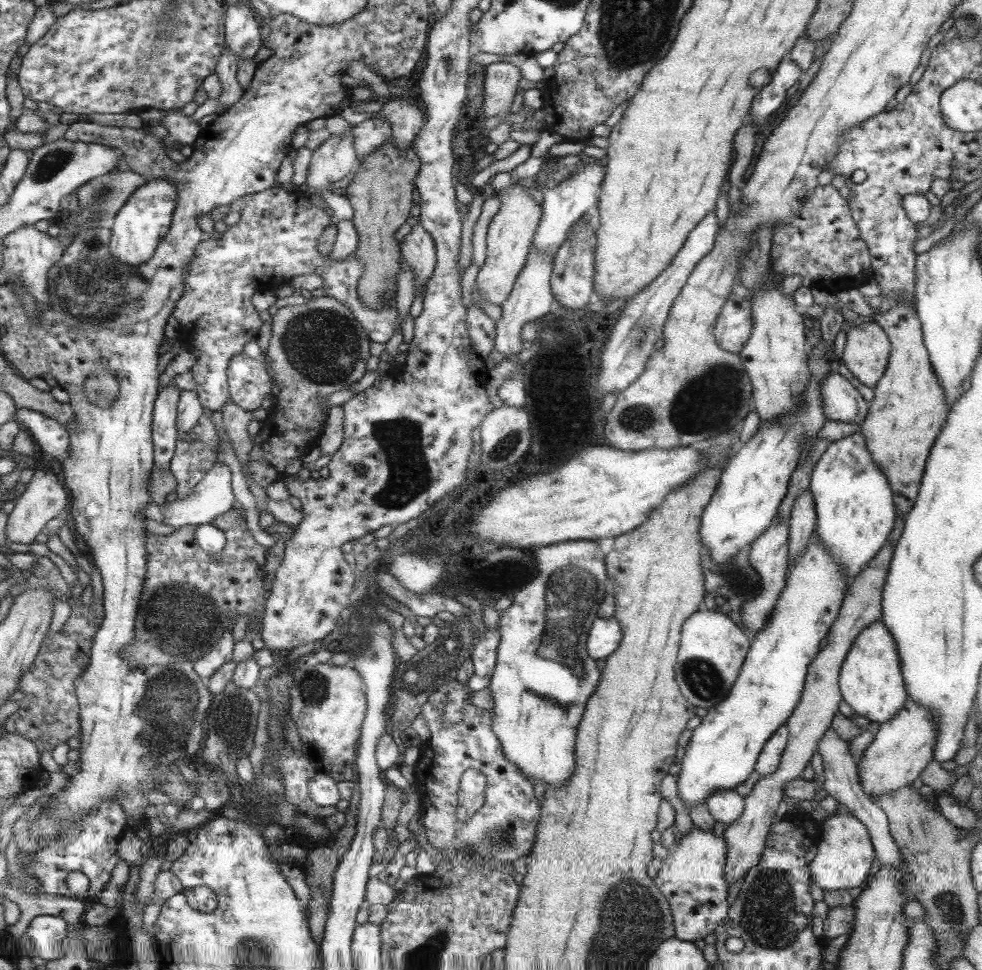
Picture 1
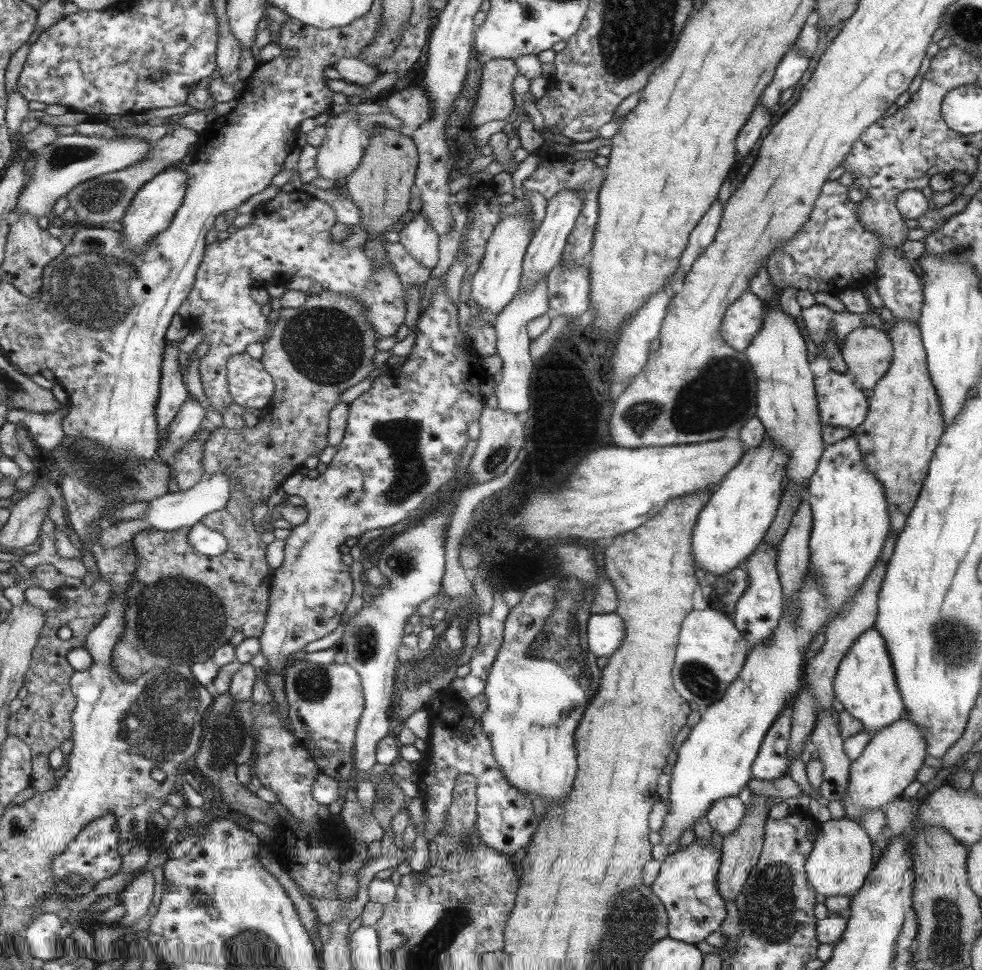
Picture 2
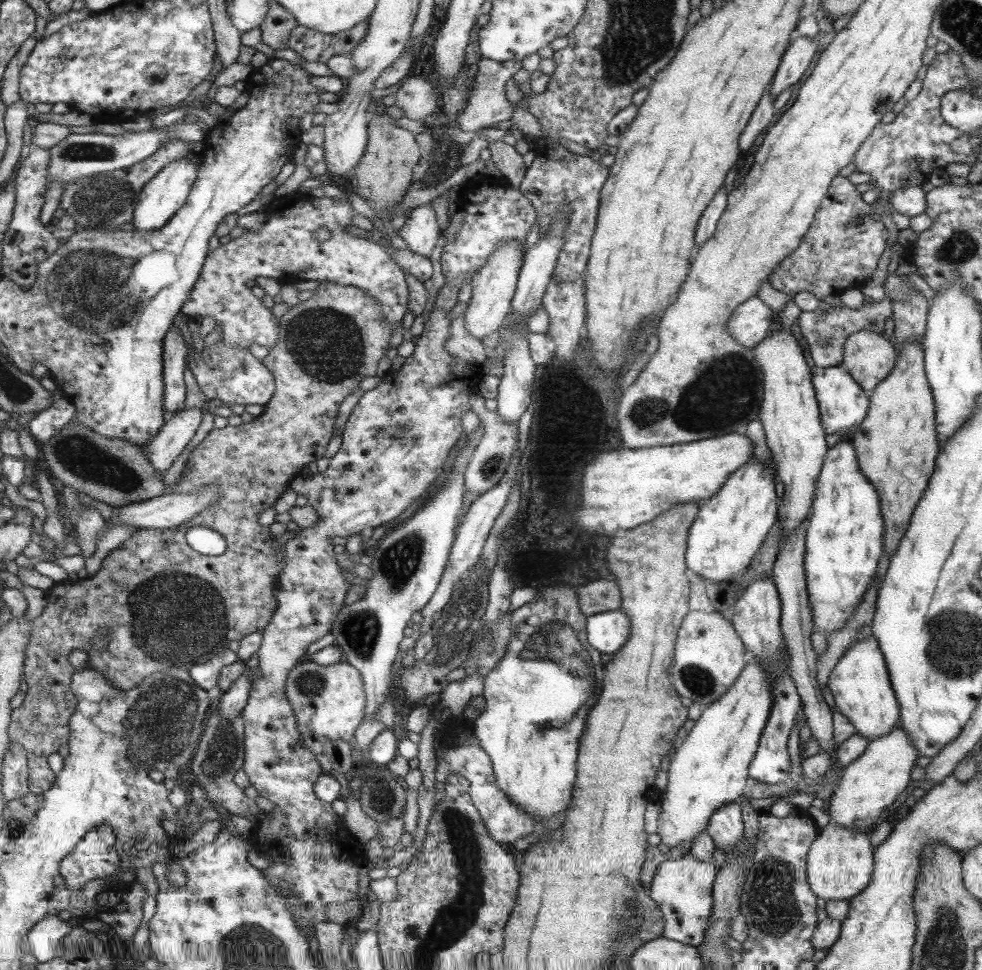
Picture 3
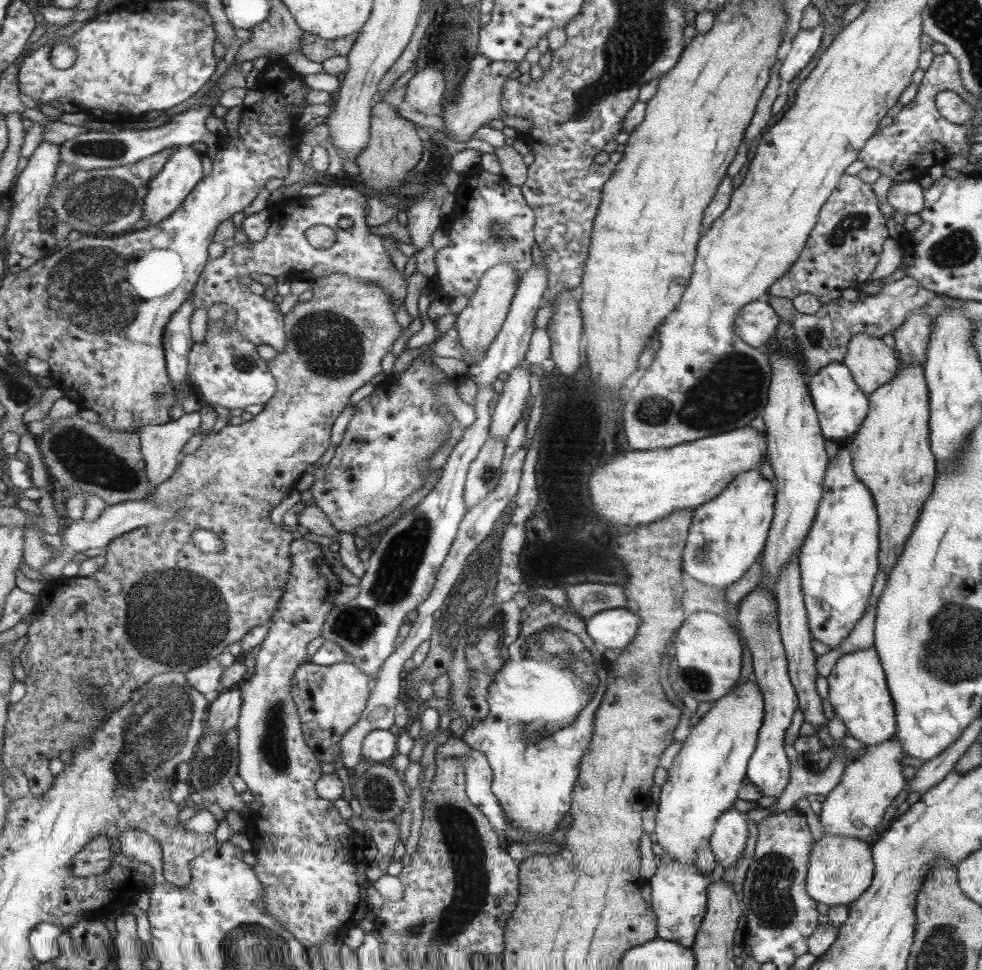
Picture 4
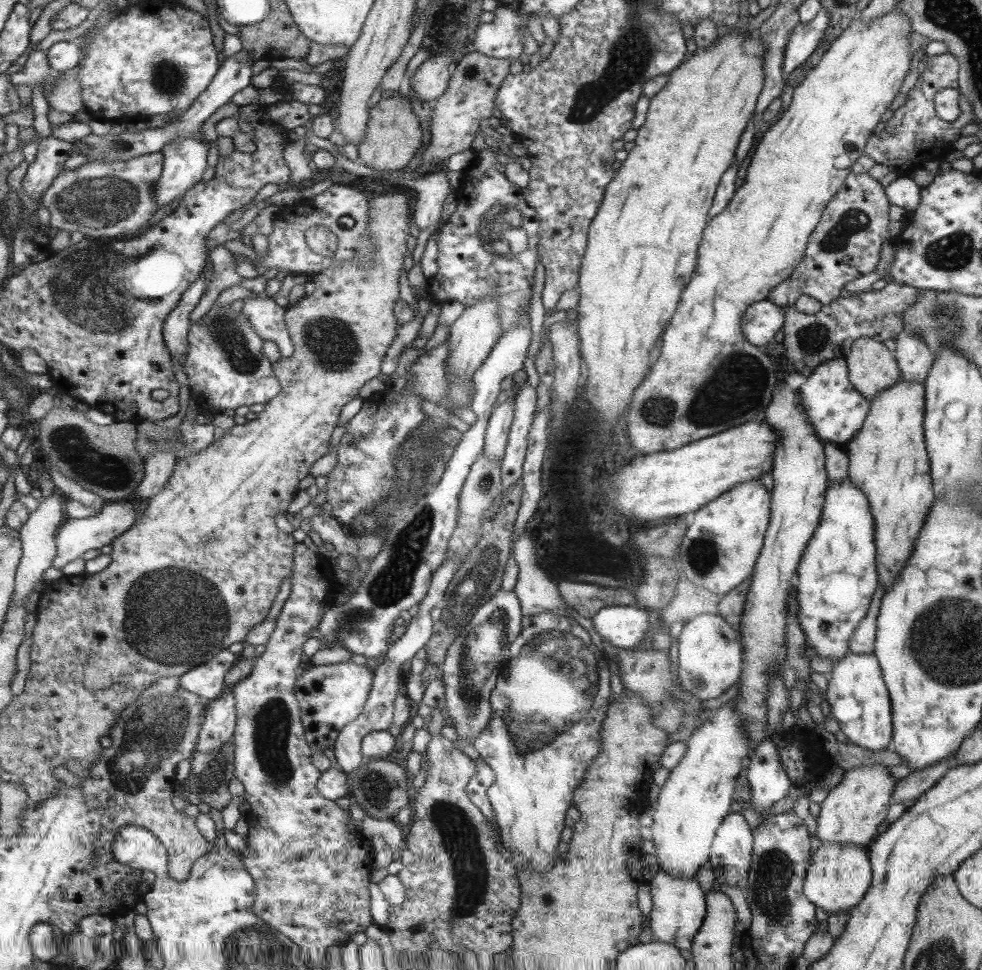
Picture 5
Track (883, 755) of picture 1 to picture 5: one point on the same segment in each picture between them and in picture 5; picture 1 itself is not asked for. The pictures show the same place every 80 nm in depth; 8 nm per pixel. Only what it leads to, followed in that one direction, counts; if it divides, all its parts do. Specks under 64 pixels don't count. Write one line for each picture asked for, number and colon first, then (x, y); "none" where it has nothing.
2: (888, 763)
3: (870, 783)
4: (854, 808)
5: (851, 811)

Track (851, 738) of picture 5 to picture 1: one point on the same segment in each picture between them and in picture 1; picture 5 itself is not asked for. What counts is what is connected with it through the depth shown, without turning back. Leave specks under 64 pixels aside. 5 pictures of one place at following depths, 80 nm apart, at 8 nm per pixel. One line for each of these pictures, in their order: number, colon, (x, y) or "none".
1: (870, 682)
2: (864, 684)
3: (859, 684)
4: (858, 696)

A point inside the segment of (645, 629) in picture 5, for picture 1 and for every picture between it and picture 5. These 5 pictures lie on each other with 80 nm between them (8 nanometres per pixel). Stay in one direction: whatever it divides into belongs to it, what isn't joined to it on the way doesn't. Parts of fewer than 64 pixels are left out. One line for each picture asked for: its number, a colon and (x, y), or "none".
1: (604, 636)
2: (605, 633)
3: (607, 632)
4: (615, 628)

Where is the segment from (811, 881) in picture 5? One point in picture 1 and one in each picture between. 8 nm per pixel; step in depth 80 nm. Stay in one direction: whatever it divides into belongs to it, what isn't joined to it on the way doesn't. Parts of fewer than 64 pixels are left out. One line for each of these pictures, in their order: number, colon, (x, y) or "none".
1: (843, 857)
2: (841, 859)
3: (839, 861)
4: (840, 868)

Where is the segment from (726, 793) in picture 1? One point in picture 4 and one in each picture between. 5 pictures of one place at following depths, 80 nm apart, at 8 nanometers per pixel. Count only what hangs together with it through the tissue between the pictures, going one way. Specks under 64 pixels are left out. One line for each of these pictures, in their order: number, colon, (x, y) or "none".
2: (725, 815)
3: (725, 827)
4: (729, 837)

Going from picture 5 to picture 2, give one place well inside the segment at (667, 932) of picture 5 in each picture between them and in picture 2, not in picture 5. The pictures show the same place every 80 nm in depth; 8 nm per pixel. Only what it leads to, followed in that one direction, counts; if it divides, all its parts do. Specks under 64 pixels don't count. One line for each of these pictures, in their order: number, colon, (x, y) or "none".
2: (685, 884)
3: (682, 888)
4: (678, 895)

